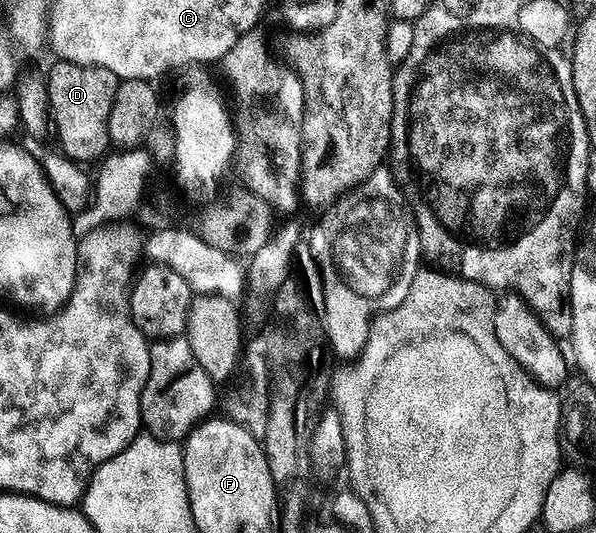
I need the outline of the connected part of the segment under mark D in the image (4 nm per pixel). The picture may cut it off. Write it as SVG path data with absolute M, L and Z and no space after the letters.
M60 60L54 63L47 77L49 117L52 129L57 129L57 138L61 141L60 153L78 164L96 163L111 146L107 120L111 116L119 79L115 72L107 72L107 68Z

